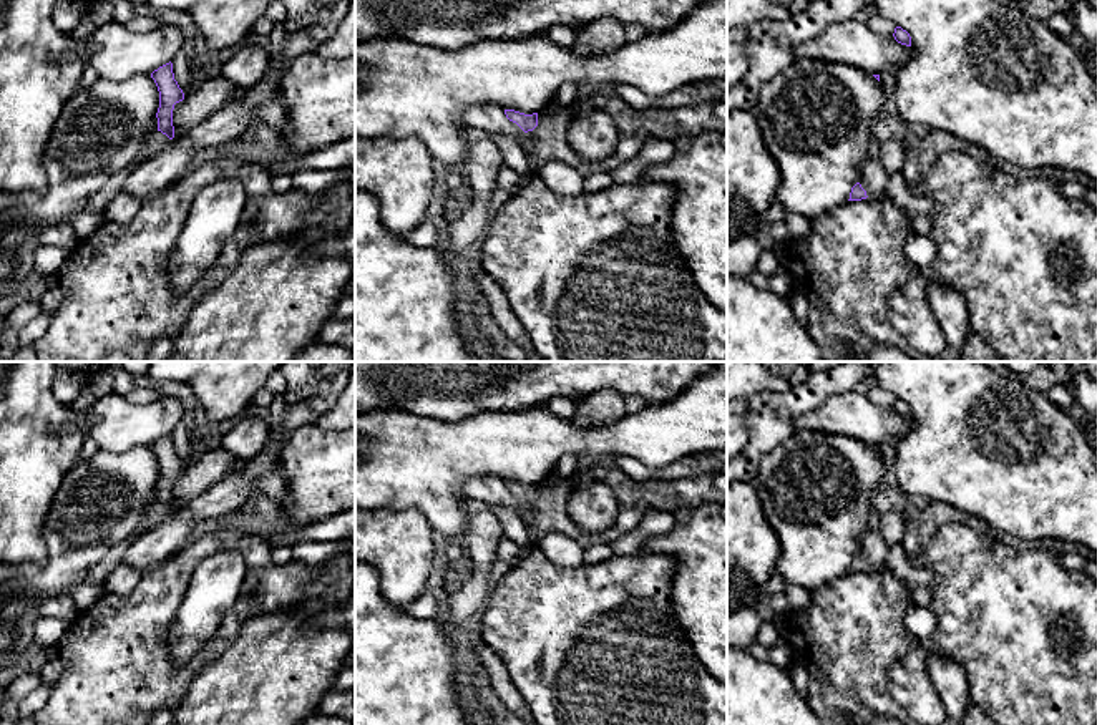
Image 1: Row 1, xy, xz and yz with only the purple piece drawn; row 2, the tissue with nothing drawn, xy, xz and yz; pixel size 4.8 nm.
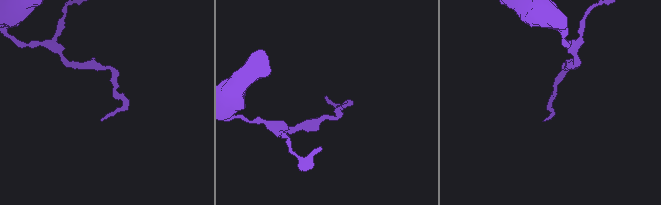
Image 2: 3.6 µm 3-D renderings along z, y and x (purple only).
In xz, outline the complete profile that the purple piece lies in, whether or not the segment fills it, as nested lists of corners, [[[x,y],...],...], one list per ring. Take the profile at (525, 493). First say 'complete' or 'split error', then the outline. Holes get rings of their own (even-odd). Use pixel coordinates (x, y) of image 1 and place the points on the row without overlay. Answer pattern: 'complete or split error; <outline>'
complete; [[[505,481],[509,493],[516,494],[524,504],[533,503],[538,498],[538,484],[524,486],[514,481]]]

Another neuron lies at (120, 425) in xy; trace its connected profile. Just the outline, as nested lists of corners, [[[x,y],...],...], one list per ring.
[[[118,393],[101,397],[90,411],[96,416],[90,436],[108,453],[124,453],[138,446],[151,446],[173,433],[184,416],[183,403],[164,397],[153,403],[134,405]]]

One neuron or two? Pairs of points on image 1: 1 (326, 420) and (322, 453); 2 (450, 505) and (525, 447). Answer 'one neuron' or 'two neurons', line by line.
1: two neurons
2: one neuron

